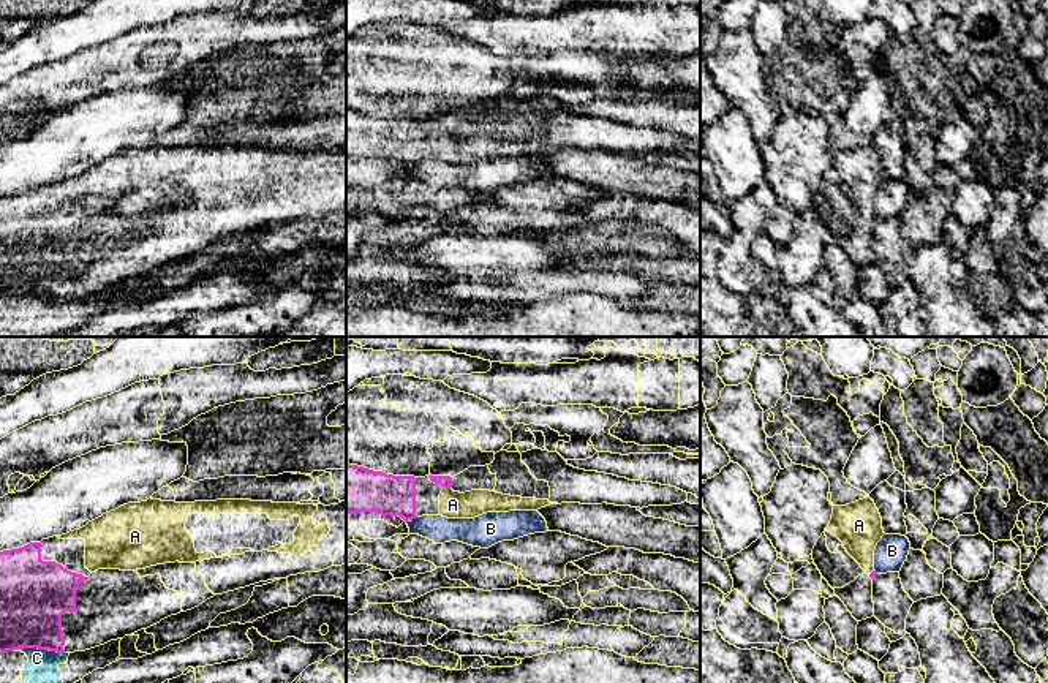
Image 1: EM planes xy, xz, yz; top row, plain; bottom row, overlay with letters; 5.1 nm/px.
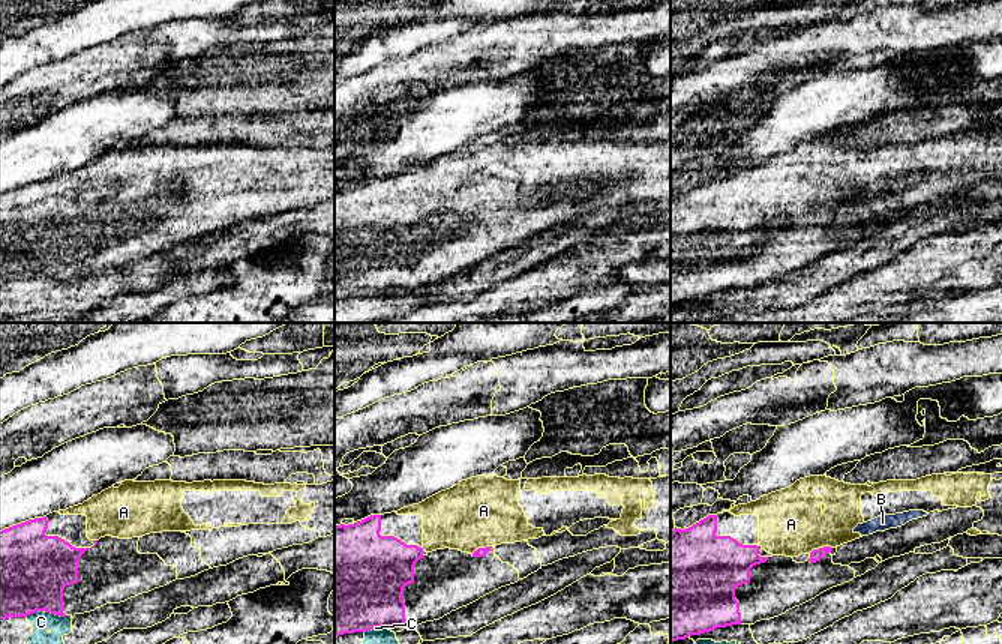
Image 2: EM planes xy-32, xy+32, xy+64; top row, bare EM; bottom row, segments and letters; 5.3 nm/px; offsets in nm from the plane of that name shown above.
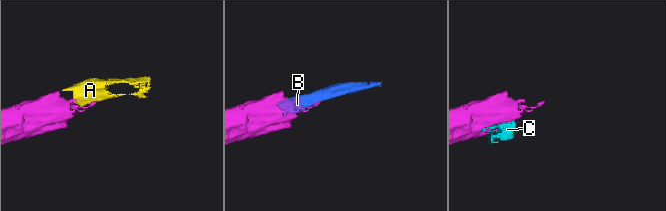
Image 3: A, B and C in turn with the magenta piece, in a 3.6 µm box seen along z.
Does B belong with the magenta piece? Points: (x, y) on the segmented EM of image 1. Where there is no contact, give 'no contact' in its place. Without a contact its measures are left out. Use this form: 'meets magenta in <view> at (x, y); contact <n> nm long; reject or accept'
meets magenta in xz at (413, 517); contact 40 nm long; reject

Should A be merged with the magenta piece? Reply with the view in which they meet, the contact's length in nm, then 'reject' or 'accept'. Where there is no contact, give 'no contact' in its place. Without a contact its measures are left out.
xz | 30 nm | accept

